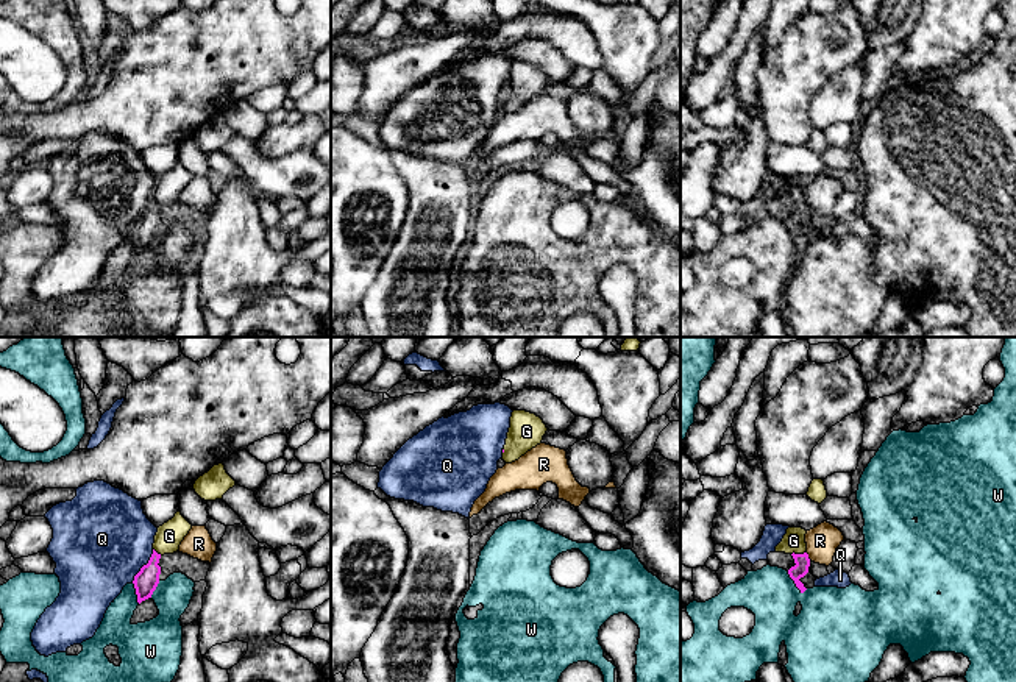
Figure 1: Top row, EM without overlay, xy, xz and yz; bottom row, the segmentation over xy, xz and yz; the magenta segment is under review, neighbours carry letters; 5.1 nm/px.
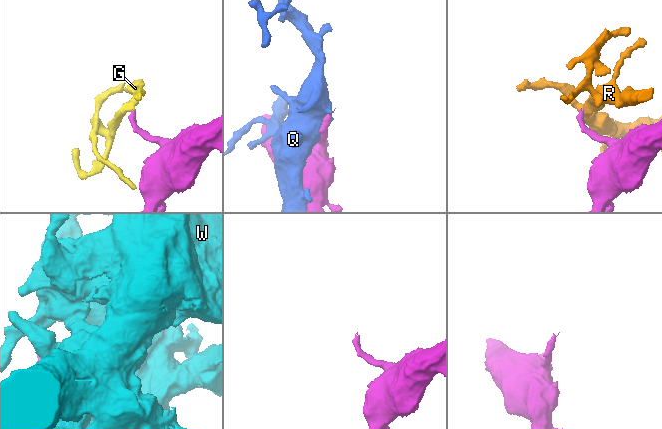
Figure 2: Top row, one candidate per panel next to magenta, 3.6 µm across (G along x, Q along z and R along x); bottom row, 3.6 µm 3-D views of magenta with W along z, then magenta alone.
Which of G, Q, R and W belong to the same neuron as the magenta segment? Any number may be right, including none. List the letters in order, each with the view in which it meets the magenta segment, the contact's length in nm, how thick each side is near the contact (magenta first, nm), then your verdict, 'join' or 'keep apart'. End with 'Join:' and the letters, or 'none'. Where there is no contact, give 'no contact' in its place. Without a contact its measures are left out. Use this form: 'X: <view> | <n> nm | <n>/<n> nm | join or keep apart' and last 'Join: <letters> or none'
G: yz | 80 nm | 80/110 nm | join
Q: xy | 200 nm | 120/480 nm | keep apart
R: yz | 50 nm | 80/160 nm | keep apart
W: yz | 150 nm | 80/300 nm | keep apart
Join: G

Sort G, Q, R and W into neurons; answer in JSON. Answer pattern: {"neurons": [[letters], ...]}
{"neurons": [["G"], ["Q"], ["R"], ["W"]]}

